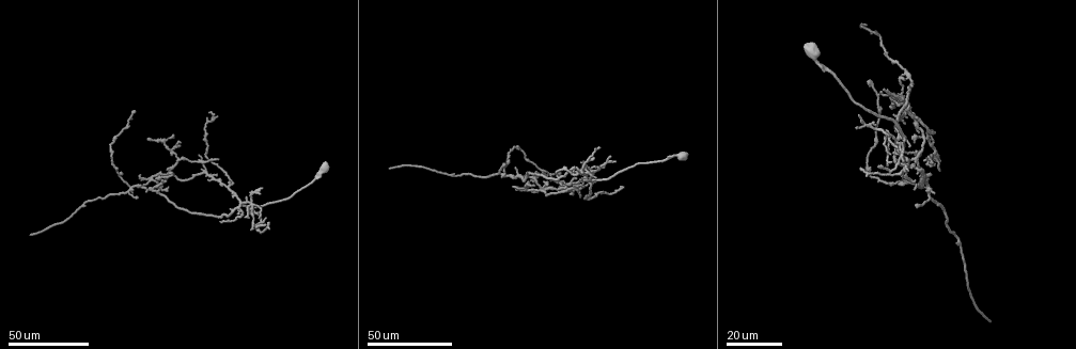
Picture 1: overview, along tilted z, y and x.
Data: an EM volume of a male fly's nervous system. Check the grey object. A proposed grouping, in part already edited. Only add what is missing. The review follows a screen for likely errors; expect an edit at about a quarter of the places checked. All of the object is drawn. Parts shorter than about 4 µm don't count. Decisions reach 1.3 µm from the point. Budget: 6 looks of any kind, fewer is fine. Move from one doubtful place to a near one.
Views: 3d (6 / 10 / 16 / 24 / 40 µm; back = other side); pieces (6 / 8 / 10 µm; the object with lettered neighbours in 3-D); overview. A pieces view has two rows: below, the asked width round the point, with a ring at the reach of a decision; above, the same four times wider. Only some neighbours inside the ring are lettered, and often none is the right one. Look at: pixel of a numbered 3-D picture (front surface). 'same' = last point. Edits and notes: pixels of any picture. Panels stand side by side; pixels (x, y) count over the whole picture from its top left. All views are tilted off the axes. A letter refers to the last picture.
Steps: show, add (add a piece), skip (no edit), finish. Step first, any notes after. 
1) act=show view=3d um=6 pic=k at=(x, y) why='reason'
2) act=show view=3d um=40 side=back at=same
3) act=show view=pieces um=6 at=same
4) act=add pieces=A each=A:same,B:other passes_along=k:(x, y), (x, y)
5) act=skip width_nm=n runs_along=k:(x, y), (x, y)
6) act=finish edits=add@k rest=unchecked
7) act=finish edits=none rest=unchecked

act=show view=3d um=24 pic=1 at=(163, 181) why='tapers out'

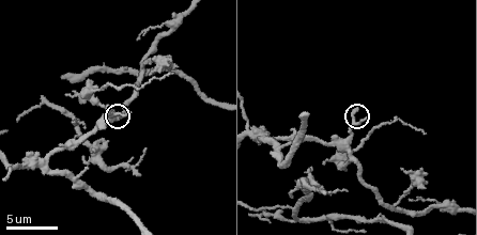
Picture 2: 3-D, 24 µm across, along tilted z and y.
act=show view=pieces um=10 pic=2 at=(355, 110)

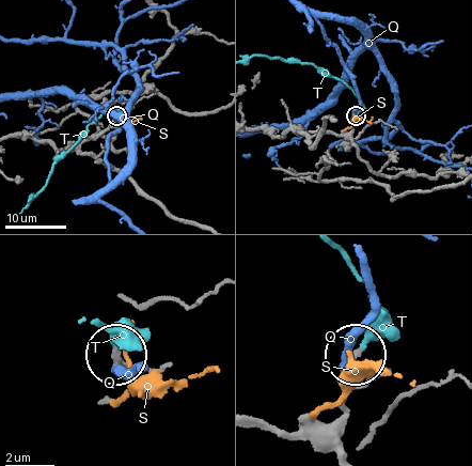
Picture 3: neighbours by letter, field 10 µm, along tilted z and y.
act=add pieces=T each=Q:other,S:other,T:same found='it goes on there'

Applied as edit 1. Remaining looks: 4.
act=show view=3d um=40 pic=1 at=(146, 192) why='branch stops here'

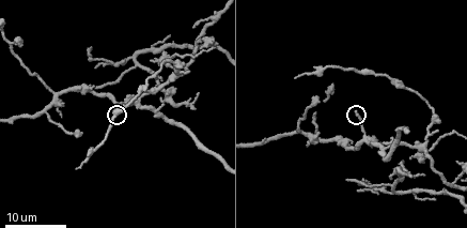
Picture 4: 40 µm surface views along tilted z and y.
act=show view=pieces um=8 pic=4 at=(356, 110) why='what lies round it'

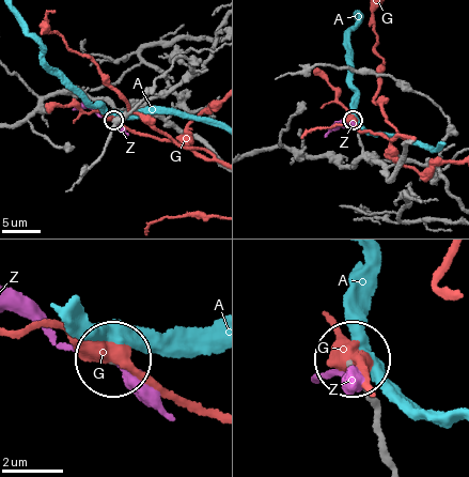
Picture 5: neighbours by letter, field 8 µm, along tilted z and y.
act=skip each=A:other,G:other,Z:other runs_along=5:(390, 454), (353, 360) found='none of them fits'

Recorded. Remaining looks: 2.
act=show view=3d um=40 pic=1 at=(171, 136) why='end of a long branch'

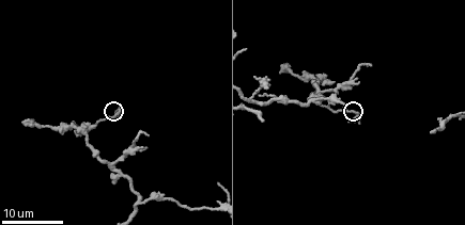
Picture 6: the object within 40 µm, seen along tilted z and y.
act=show view=pieces um=8 pic=6 at=(350, 119)

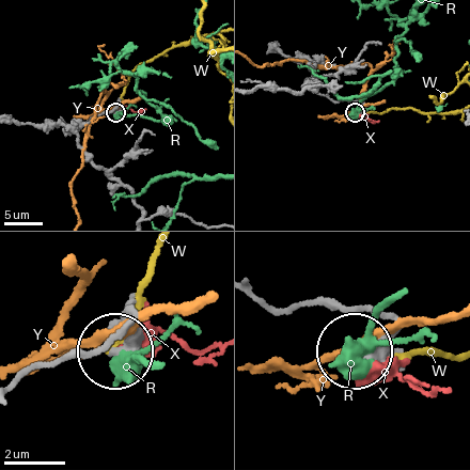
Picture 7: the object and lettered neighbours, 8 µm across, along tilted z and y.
act=skip width_nm=280 each=R:other,W:other,X:other,Y:other found='no lettered piece goes on from it'

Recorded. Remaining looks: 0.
act=finish edits=add@3 rest=unchecked

